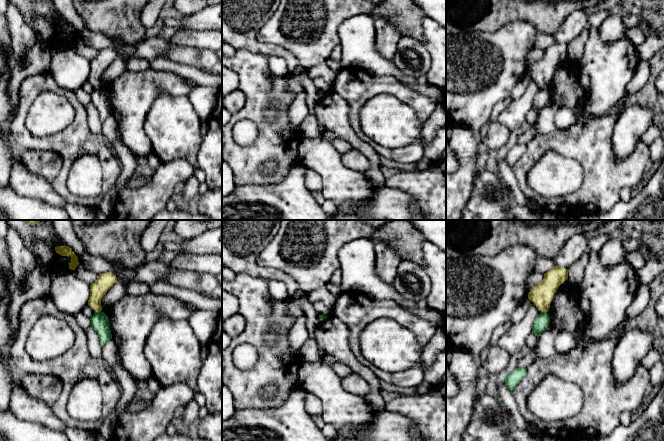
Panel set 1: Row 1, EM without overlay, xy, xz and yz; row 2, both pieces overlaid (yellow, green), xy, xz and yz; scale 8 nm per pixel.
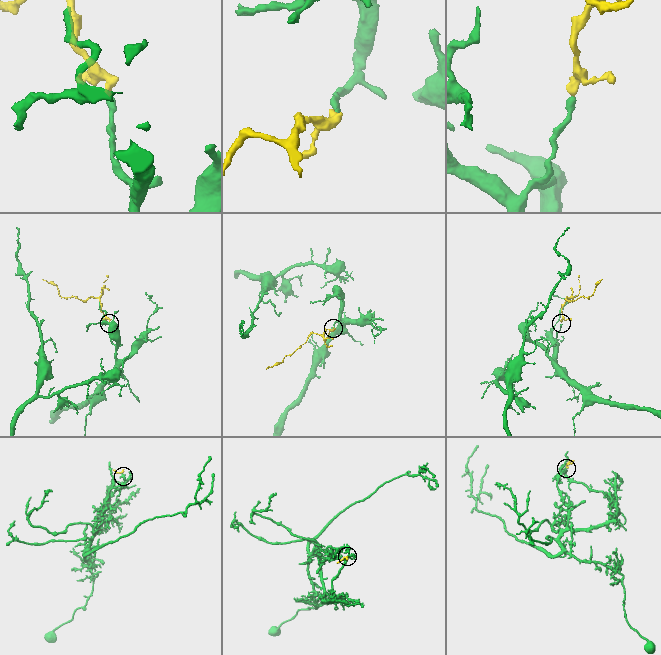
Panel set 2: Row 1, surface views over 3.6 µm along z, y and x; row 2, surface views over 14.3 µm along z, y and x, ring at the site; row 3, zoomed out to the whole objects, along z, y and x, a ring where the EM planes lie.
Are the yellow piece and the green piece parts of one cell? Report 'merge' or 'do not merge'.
do not merge

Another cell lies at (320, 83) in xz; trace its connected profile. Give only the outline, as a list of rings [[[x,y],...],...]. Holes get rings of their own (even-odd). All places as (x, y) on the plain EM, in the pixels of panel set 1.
[[[317,77],[312,81],[319,91],[330,92],[333,86],[333,83],[328,83],[321,77]]]

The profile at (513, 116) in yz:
[[[531,78],[526,92],[520,98],[513,98],[510,105],[497,117],[497,122],[506,126],[511,132],[518,131],[532,110],[535,94],[541,89],[534,78]]]

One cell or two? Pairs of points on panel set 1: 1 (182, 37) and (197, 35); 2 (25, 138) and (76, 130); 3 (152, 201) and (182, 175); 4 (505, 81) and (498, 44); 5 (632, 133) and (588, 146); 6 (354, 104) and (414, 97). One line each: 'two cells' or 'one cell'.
1: one cell
2: one cell
3: one cell
4: one cell
5: two cells
6: one cell

